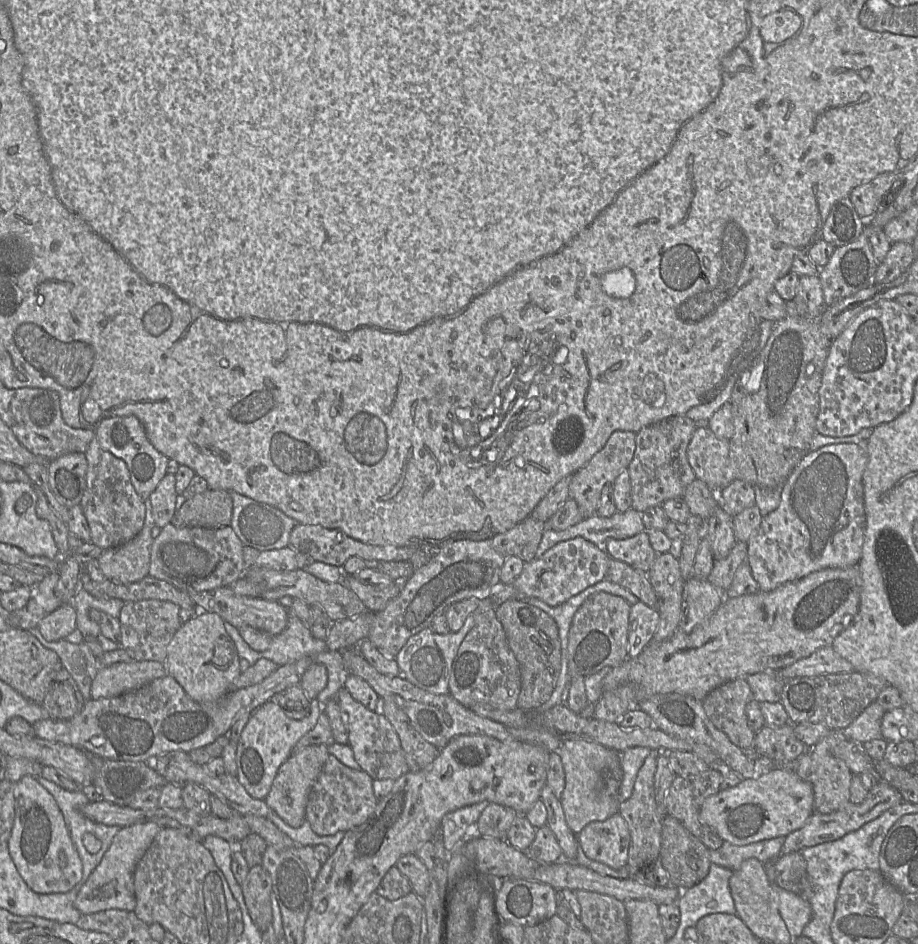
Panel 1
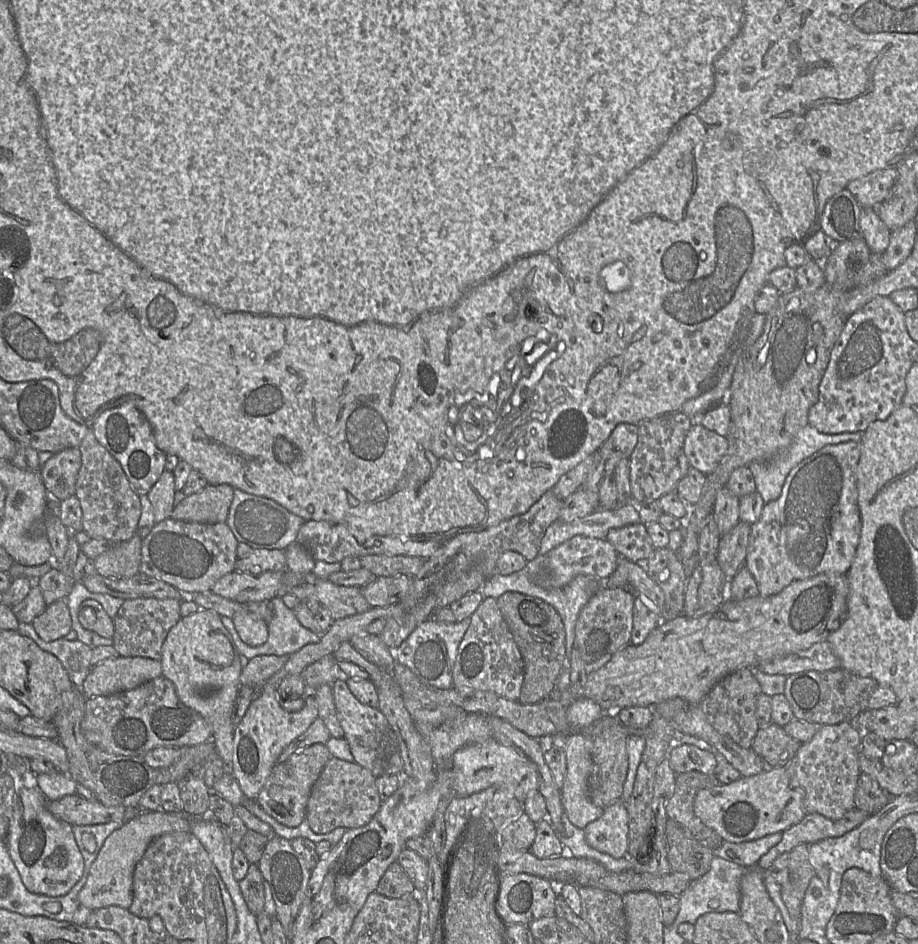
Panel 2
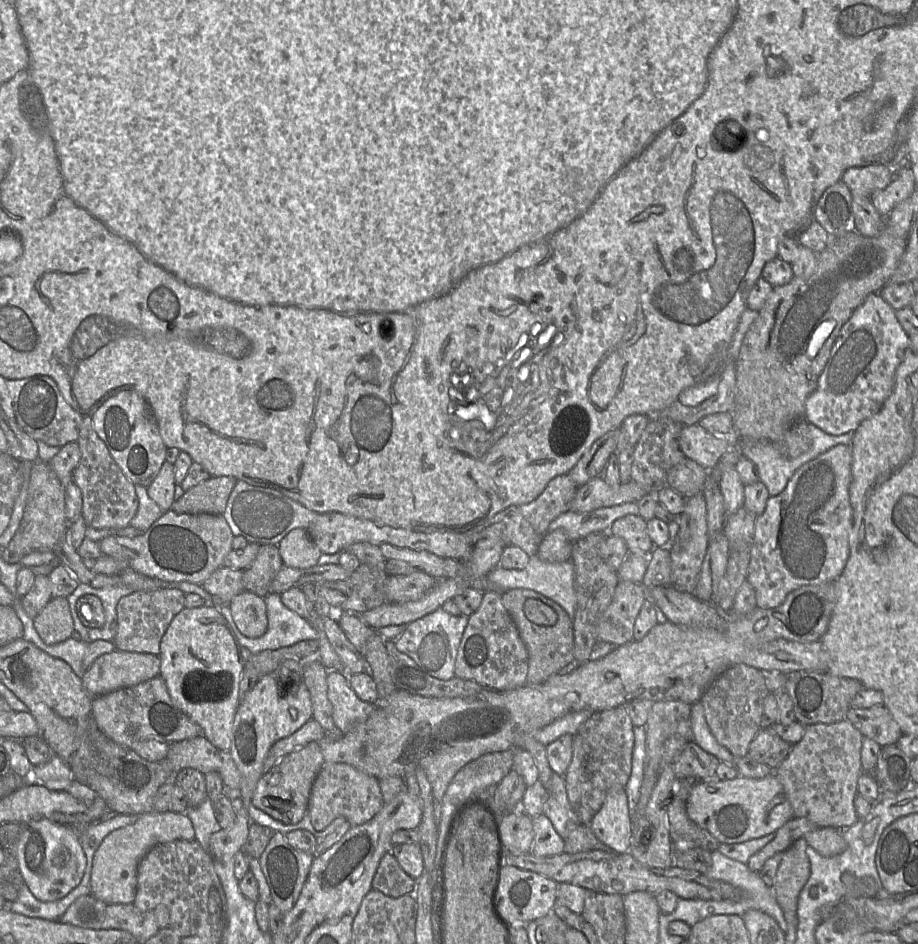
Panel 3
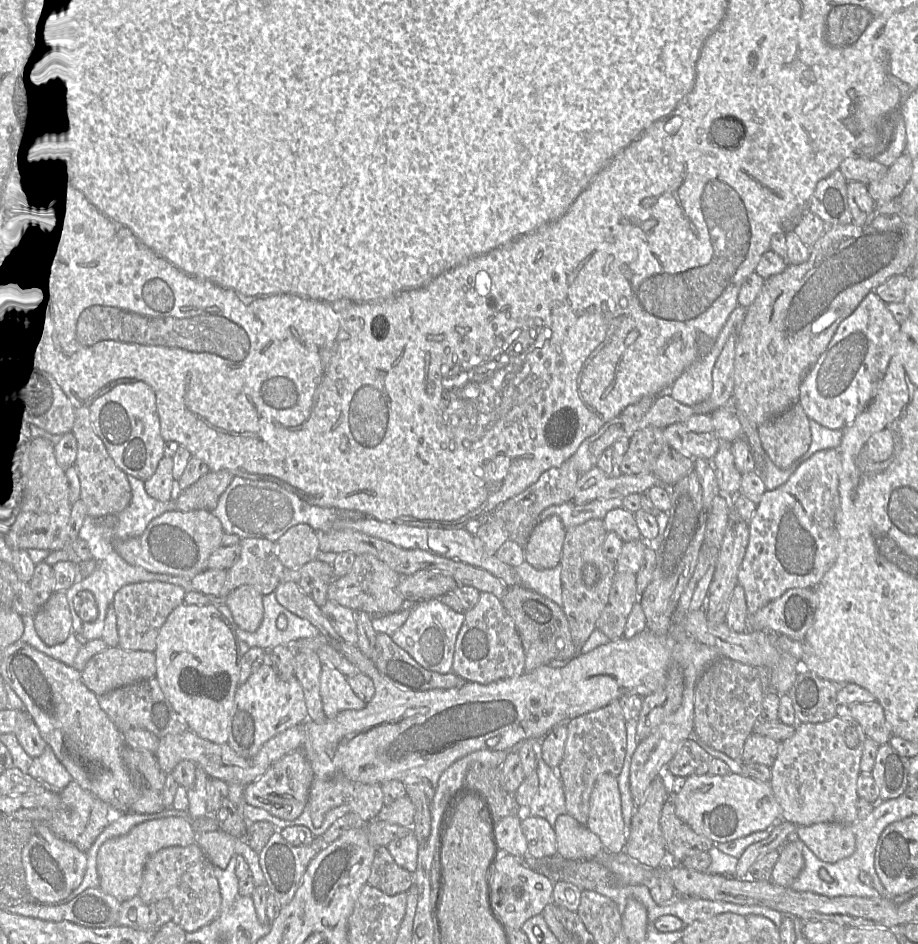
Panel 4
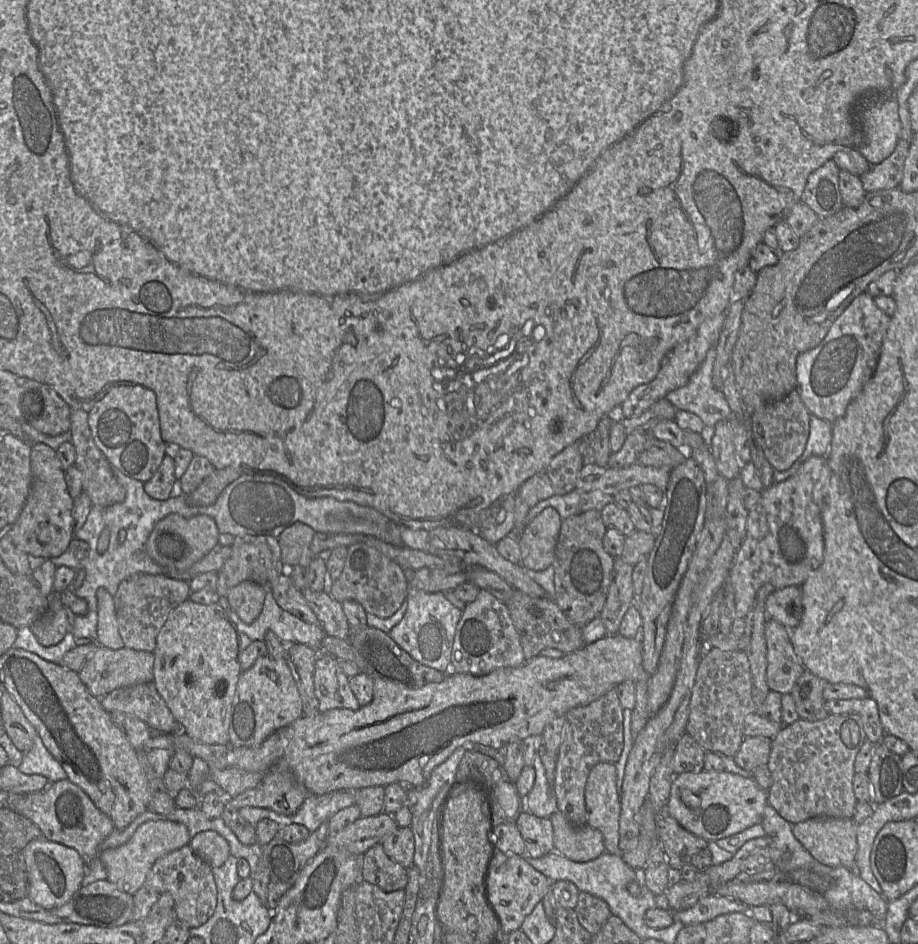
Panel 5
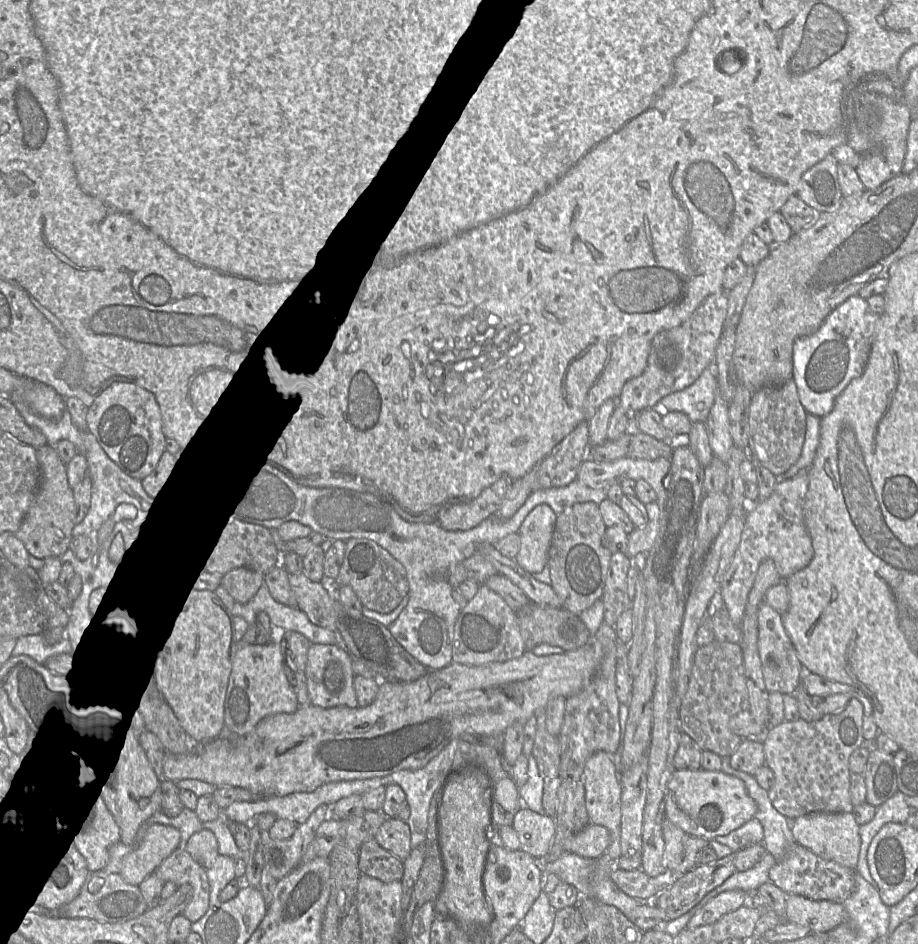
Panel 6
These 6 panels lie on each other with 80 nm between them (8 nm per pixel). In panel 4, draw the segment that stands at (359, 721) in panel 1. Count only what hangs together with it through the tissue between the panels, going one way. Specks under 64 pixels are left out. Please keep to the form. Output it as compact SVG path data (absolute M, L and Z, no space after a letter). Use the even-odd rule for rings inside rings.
M322 664L320 674L320 695L327 719L343 710L361 710L367 704L354 693L346 676L325 664Z

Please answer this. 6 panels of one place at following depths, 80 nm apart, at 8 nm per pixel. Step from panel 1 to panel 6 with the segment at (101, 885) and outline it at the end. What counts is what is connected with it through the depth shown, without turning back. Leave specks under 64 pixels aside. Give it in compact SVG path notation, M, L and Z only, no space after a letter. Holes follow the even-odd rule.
M150 825L138 846L124 858L119 874L127 883L139 886L178 848L180 838L180 831L172 826Z

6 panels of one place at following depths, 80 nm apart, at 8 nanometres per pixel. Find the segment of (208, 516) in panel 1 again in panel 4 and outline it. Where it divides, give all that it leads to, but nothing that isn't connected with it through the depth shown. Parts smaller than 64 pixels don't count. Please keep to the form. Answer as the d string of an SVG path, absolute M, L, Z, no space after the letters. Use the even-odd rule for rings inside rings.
M209 471L196 483L183 490L175 500L175 510L189 512L193 510L213 511L221 495L230 485L235 475L229 471Z

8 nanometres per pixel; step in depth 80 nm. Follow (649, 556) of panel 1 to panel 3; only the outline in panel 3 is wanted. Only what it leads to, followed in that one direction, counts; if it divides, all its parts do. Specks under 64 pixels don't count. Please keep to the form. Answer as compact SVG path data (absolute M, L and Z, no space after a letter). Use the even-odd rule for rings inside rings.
M629 514L615 520L608 532L622 538L629 553L649 554L655 548L647 534L646 521L639 515Z

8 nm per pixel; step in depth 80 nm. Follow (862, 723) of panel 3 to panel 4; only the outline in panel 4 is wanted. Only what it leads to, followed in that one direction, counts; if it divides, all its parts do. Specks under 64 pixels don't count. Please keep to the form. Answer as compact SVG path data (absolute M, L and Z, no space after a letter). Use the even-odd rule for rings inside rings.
M877 700L867 703L838 704L836 714L843 719L856 720L865 734L880 745L888 744L892 737L884 709Z

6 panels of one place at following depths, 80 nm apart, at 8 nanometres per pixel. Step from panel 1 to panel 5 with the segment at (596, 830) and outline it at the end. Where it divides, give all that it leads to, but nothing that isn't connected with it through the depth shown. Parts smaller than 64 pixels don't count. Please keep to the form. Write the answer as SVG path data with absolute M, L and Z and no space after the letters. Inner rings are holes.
M613 763L596 764L585 786L587 825L601 831L607 853L622 855L619 850L620 797L617 770Z

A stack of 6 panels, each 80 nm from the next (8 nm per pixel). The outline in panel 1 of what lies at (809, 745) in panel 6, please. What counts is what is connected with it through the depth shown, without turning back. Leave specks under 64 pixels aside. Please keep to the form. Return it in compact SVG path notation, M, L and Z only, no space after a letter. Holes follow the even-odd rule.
M831 730L831 732L830 732L829 735L827 735L825 738L823 738L821 741L819 741L813 747L808 747L808 749L802 755L800 755L794 761L794 763L792 763L791 766L778 766L778 767L791 767L801 779L803 779L804 781L807 781L807 782L811 783L811 785L813 786L813 791L814 791L814 803L813 803L814 812L820 812L820 813L823 813L823 814L828 814L828 813L831 813L831 812L834 812L834 811L836 811L838 809L840 809L842 806L844 806L844 805L846 805L847 803L850 802L850 786L851 786L851 780L852 780L853 773L848 768L848 766L846 765L846 763L843 760L836 758L832 754L832 749L836 745L838 745L841 741L844 741L844 740L846 740L846 738L845 738L845 736L843 734L843 730Z

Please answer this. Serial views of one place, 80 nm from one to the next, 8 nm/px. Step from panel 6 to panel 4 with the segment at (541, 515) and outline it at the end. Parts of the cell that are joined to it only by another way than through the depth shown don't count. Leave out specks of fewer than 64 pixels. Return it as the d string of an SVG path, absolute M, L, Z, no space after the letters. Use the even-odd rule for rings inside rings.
M550 516L540 521L524 547L524 558L535 569L550 569L560 563L565 529L561 519Z

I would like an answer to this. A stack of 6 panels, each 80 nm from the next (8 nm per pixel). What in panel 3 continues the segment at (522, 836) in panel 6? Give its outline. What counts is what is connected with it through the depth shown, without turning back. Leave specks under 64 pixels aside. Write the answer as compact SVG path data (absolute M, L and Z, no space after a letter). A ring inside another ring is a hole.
M543 814L532 818L533 840L529 853L536 857L554 856L564 852L564 840Z

